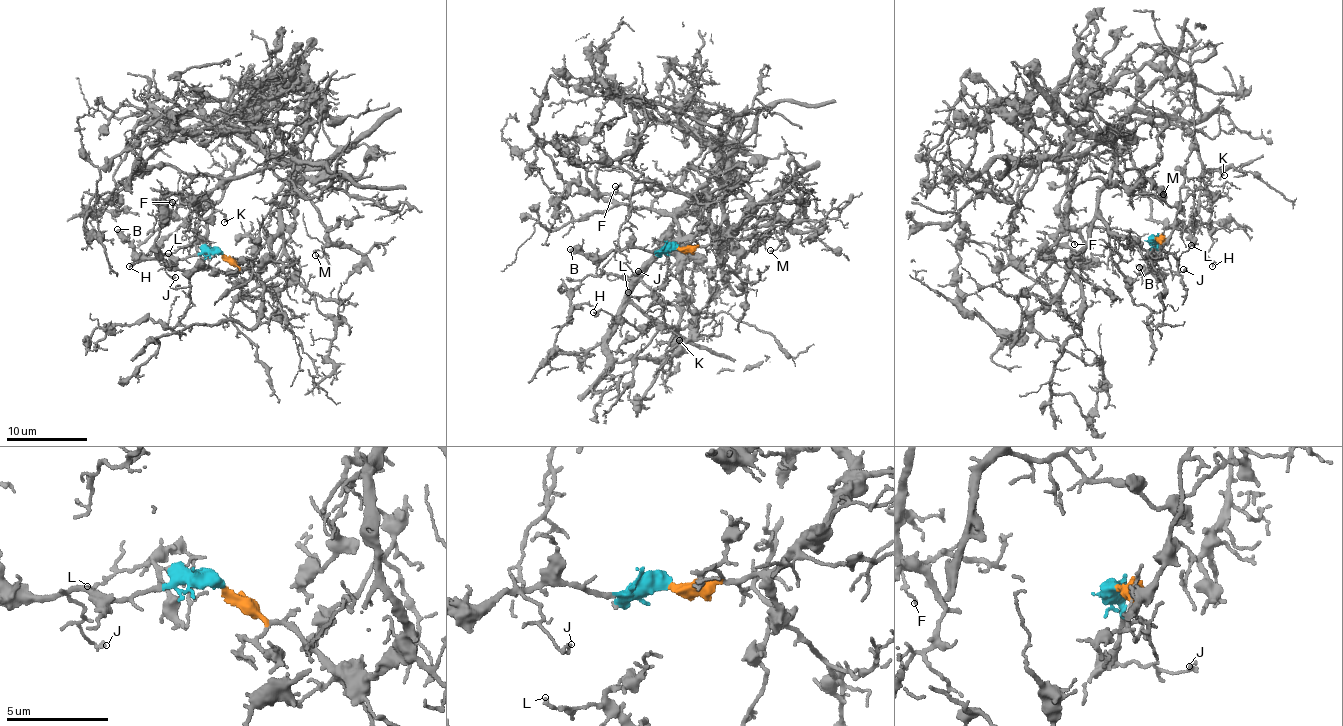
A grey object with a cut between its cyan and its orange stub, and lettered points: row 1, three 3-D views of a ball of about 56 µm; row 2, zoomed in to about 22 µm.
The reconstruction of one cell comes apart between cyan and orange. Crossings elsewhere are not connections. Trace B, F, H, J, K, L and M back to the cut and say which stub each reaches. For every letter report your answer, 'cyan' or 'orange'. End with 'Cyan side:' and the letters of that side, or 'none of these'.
B: cyan
F: orange
H: orange
J: cyan
K: orange
L: orange
M: orange
Cyan side: B, J

